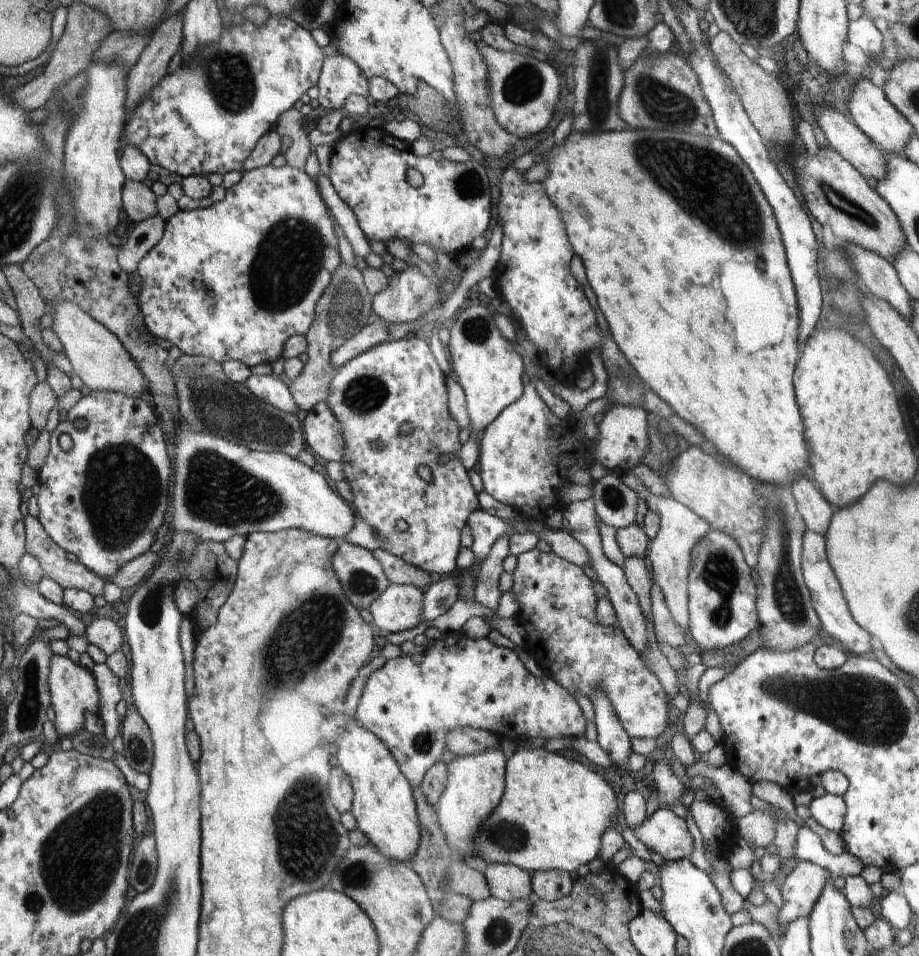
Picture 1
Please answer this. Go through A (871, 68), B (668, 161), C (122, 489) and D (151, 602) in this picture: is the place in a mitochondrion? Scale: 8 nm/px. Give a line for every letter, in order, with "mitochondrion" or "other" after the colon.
A: other
B: mitochondrion
C: mitochondrion
D: mitochondrion

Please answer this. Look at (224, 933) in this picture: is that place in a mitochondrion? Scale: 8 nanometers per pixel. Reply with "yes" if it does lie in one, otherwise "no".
no

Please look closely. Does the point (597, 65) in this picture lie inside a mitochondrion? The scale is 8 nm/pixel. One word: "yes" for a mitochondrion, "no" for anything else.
yes

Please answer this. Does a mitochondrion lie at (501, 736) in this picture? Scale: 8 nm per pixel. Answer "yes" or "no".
no

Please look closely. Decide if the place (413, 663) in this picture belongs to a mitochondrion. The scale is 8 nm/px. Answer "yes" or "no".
no

